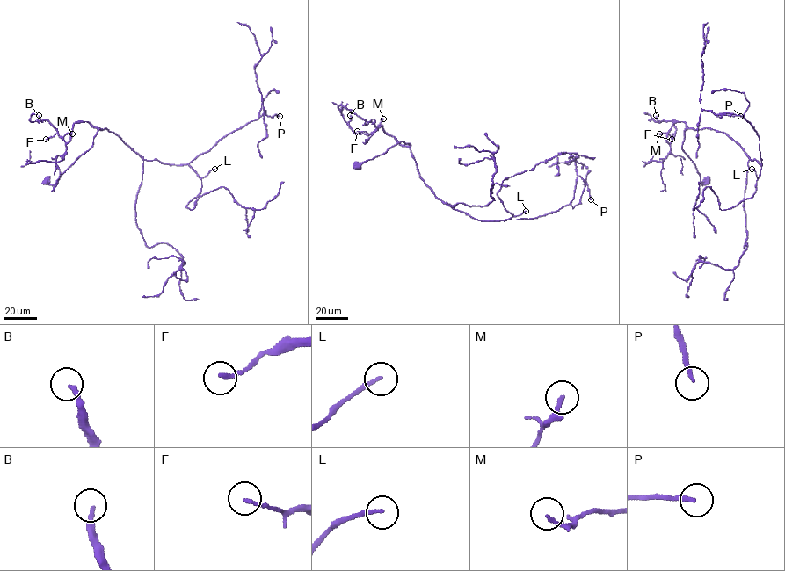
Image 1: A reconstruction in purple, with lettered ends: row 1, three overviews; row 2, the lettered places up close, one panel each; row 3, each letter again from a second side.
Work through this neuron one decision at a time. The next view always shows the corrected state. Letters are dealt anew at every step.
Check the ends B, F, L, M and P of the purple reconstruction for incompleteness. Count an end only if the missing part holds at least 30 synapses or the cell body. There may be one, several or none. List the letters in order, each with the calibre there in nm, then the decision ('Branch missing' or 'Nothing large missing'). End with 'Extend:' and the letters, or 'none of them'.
B: Thickness 190 nm. Nothing large missing
F: Thickness 140 nm. Nothing large missing
L: Thickness 160 nm. Branch missing
M: Thickness 150 nm. Nothing large missing
P: Thickness 190 nm. Nothing large missing
Extend: L

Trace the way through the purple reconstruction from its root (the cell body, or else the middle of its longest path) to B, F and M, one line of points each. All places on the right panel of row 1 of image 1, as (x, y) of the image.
B: (706, 181), (701, 184), (682, 148), (686, 124), (673, 124), (669, 143), (674, 119), (658, 121), (656, 115)
F: (706, 181), (701, 184), (682, 148), (684, 122), (673, 124), (666, 140), (670, 143), (674, 133), (672, 139)
M: (706, 181), (701, 184), (682, 148), (686, 124), (673, 124), (667, 134), (670, 143), (669, 134), (659, 133)

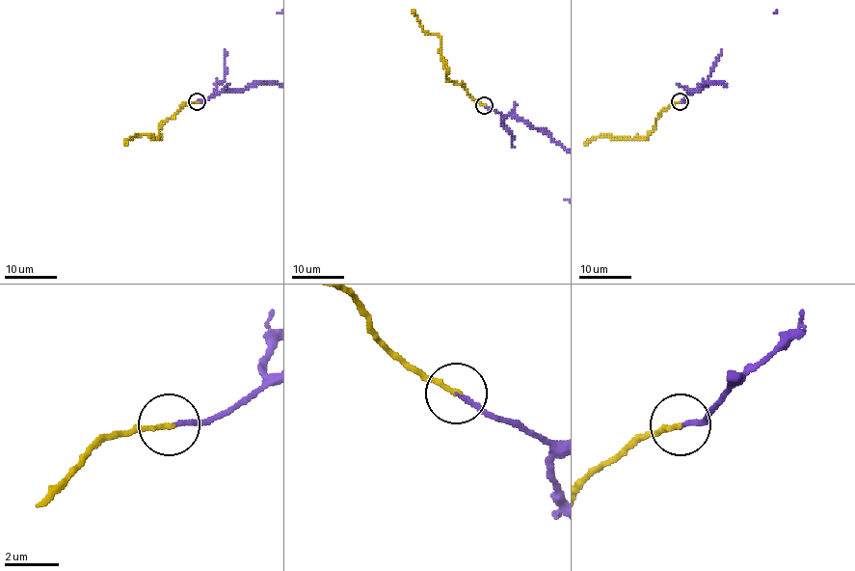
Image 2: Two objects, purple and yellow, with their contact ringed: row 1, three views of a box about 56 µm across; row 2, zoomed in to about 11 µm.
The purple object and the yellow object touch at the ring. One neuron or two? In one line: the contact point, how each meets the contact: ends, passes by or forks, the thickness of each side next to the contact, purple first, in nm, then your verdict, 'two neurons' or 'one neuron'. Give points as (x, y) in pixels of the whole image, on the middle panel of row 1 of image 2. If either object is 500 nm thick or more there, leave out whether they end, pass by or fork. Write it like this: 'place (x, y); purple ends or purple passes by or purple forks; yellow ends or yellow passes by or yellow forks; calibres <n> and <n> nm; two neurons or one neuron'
place (484, 105); purple ends; yellow ends; calibres 140 and 190 nm; one neuron

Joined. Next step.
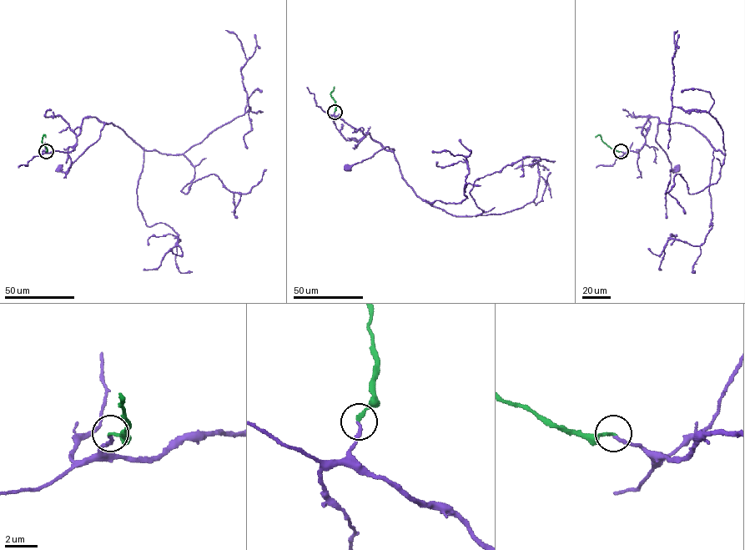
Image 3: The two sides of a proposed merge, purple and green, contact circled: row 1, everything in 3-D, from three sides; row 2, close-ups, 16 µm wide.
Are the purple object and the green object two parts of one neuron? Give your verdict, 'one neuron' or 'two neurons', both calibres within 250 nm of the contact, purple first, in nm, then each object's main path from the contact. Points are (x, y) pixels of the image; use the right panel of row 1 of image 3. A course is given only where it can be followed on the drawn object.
one neuron | 200/200 nm | purple via (621, 151), (637, 153), (645, 143), (643, 126), (648, 118), (656, 117), (656, 141), (673, 172), (677, 169) | green via (621, 151), (610, 148), (599, 134), (596, 137)

